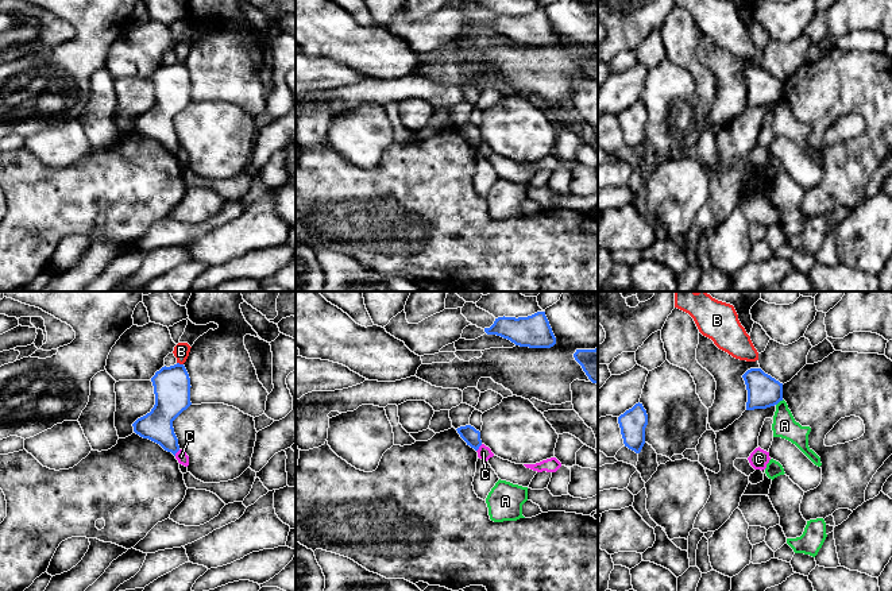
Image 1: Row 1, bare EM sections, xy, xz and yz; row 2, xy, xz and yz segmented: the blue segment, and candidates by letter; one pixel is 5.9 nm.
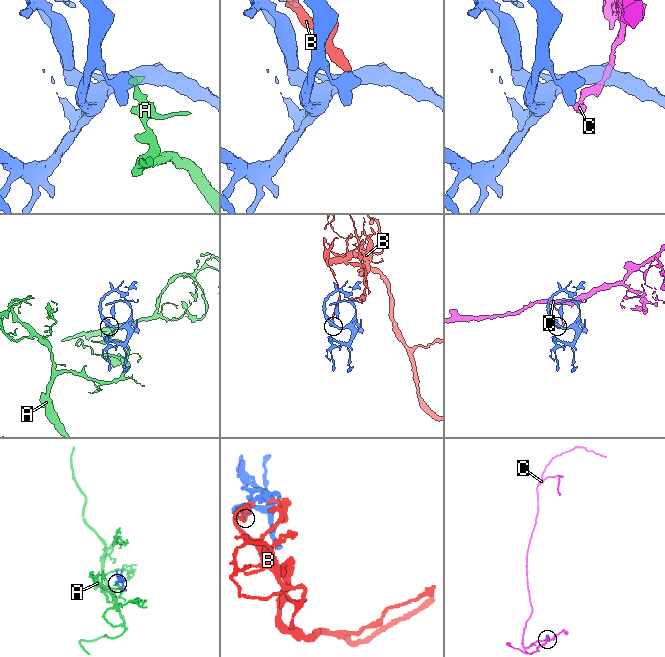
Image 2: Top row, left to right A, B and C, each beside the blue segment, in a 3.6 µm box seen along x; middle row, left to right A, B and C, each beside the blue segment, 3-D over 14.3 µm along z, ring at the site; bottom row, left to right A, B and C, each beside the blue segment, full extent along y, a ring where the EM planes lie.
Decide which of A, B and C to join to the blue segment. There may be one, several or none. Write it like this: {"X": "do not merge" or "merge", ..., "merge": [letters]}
{"A": "do not merge", "B": "do not merge", "C": "do not merge", "merge": []}

